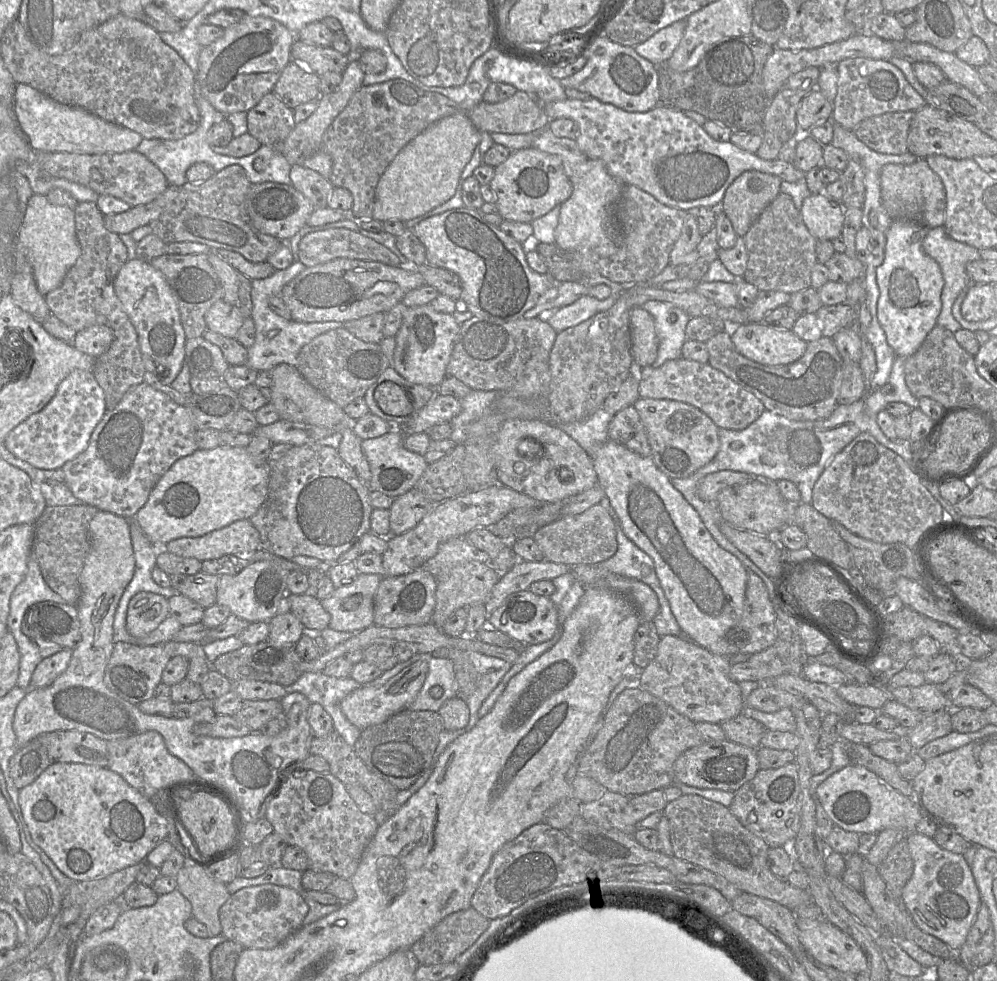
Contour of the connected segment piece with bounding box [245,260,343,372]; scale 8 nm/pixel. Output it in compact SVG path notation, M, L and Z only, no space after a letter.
M296 260L284 270L275 270L267 278L251 280L253 304L251 318L255 324L256 336L254 344L247 349L248 359L245 366L258 372L271 371L279 364L296 366L297 356L303 346L325 332L343 327L343 323L338 321L296 322L286 320L274 313L269 307L269 298L271 296L281 296L283 287L306 268L303 263Z

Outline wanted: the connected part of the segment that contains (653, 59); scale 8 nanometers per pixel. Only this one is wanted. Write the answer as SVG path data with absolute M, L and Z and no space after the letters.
M686 19L676 21L633 48L638 55L655 66L664 65L679 45L685 27Z

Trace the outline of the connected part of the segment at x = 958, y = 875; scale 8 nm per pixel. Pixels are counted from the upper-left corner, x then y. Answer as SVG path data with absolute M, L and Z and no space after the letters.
M915 831L907 834L906 841L914 870L902 890L901 902L922 931L942 940L956 953L965 943L981 903L971 869L962 854L942 849L932 837Z

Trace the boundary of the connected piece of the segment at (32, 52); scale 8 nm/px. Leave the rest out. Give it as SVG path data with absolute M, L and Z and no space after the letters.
M120 13L117 16L97 26L96 28L85 31L72 48L60 55L49 55L37 47L28 38L25 29L21 25L20 21L16 19L6 27L2 35L1 54L5 66L17 84L23 83L30 85L34 89L42 92L43 94L61 104L69 105L72 107L79 107L87 110L88 112L102 118L107 122L124 126L139 133L144 139L179 140L196 131L199 126L201 116L194 96L193 71L172 47L168 46L162 41L159 33L154 28L140 19L130 18Z

